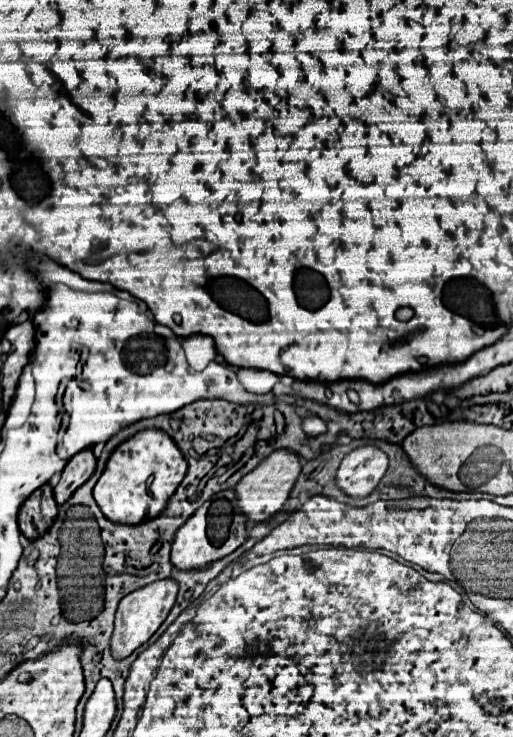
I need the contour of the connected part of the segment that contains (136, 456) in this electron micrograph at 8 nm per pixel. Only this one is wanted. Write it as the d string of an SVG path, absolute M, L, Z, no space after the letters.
M146 429L124 441L108 459L108 465L94 487L94 499L112 523L138 525L160 517L168 499L186 475L186 459L176 443L158 429Z

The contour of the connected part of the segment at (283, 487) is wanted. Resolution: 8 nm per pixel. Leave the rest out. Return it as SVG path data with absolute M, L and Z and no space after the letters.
M274 451L272 455L268 455L256 469L252 469L246 477L240 479L240 483L236 485L236 499L238 499L238 511L246 517L248 523L264 523L268 521L272 515L276 515L284 501L288 499L296 477L300 475L302 469L302 459L290 451Z

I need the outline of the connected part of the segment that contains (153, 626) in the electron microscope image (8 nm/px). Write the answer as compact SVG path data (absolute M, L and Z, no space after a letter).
M156 581L138 591L132 591L130 595L126 595L120 601L118 611L116 611L114 633L110 639L110 651L112 651L114 659L126 659L128 655L132 655L134 649L138 649L142 643L146 643L158 631L158 627L164 623L170 609L174 607L176 593L178 593L178 589L176 589L174 581Z

